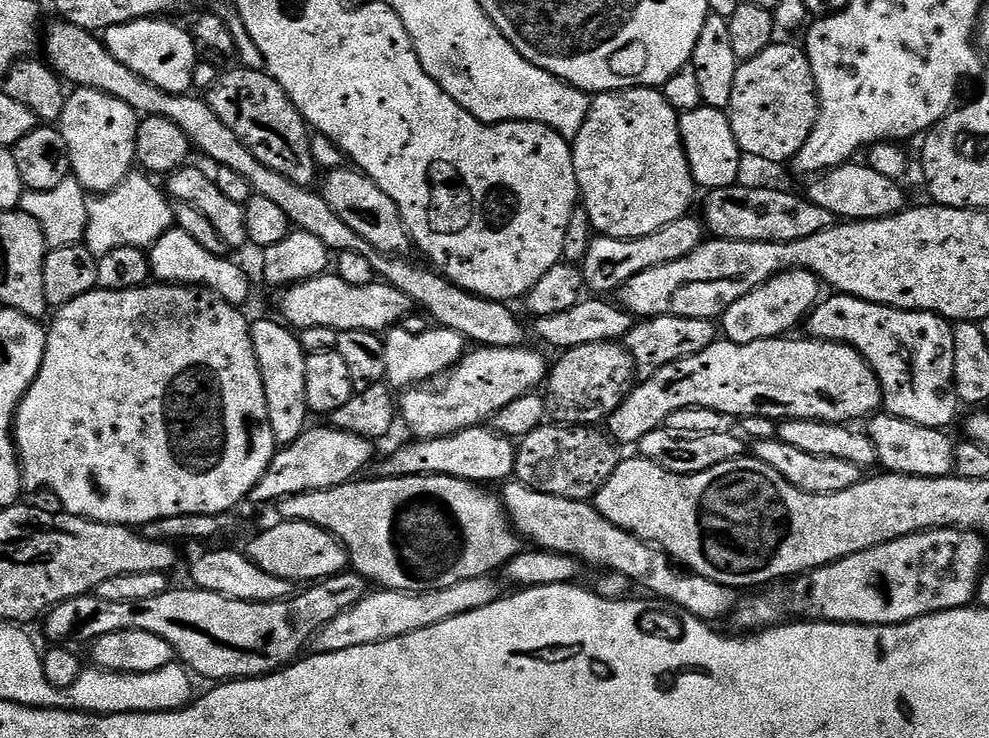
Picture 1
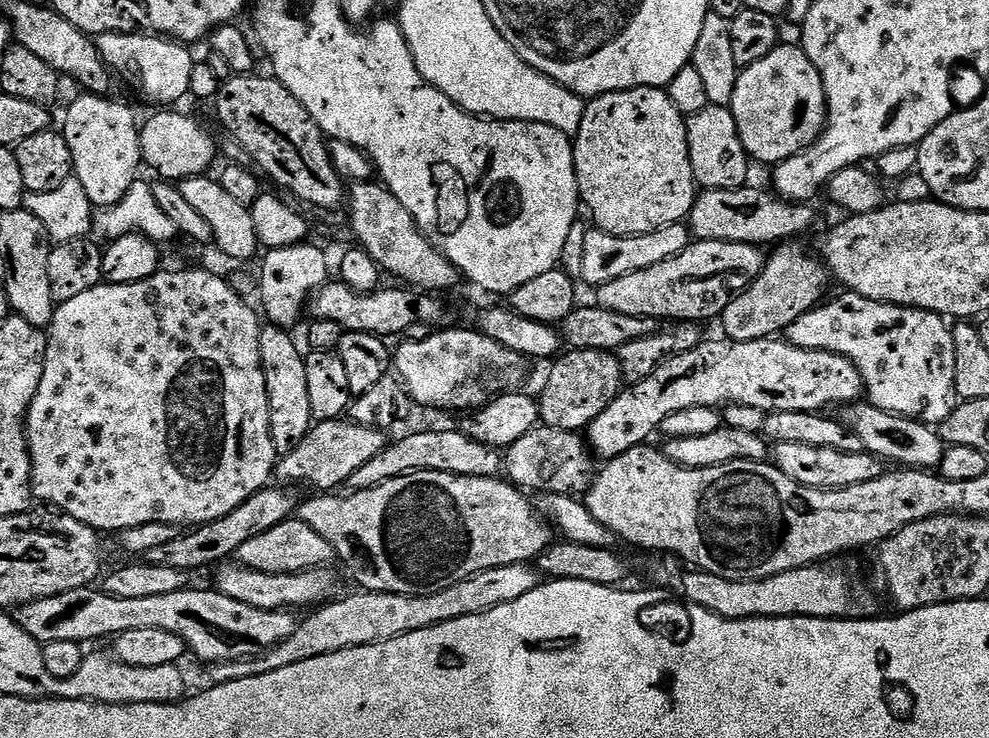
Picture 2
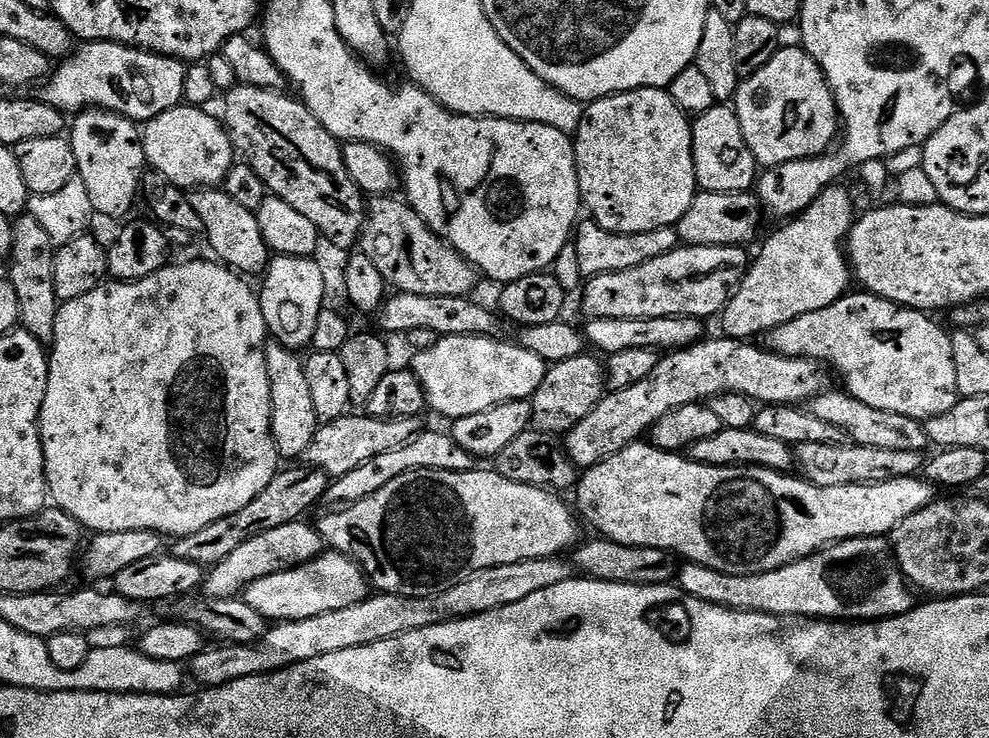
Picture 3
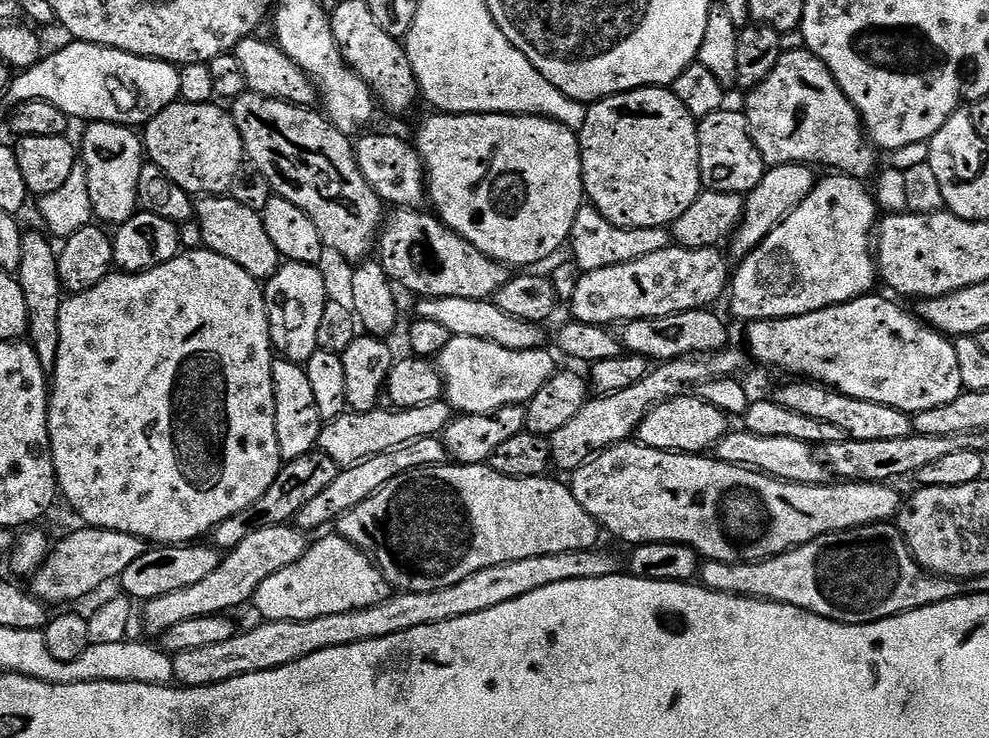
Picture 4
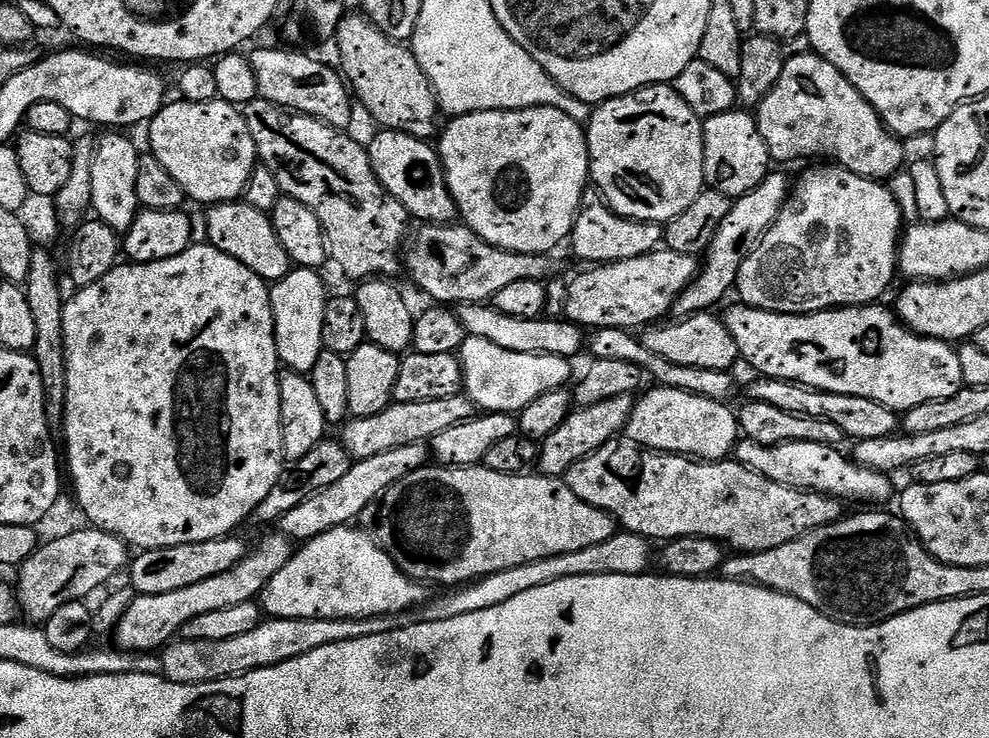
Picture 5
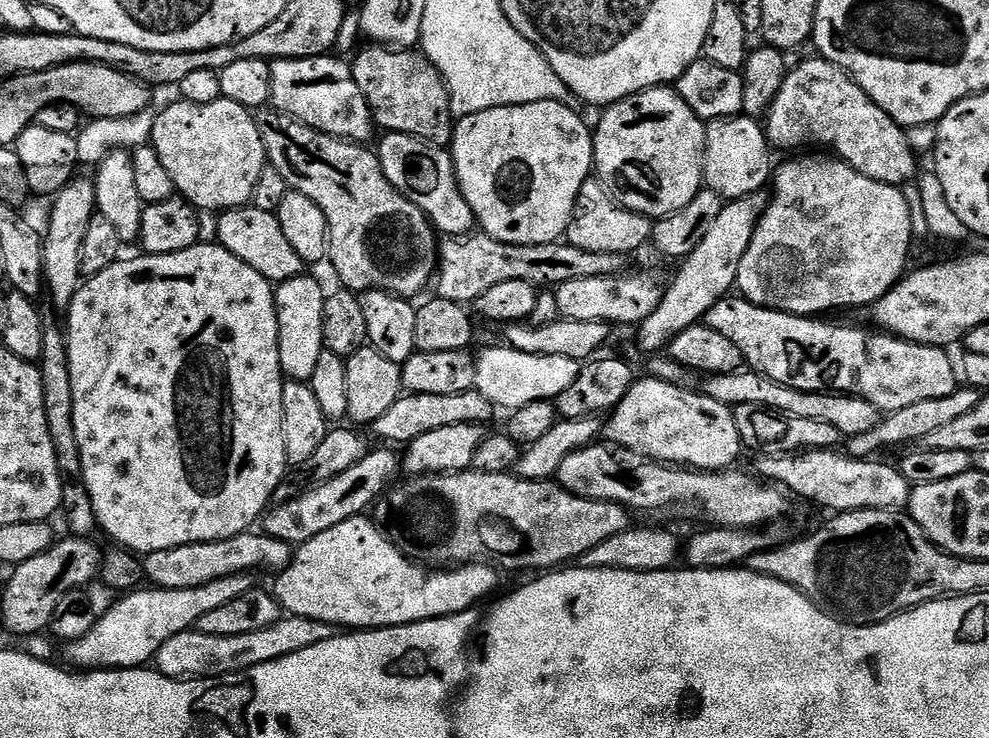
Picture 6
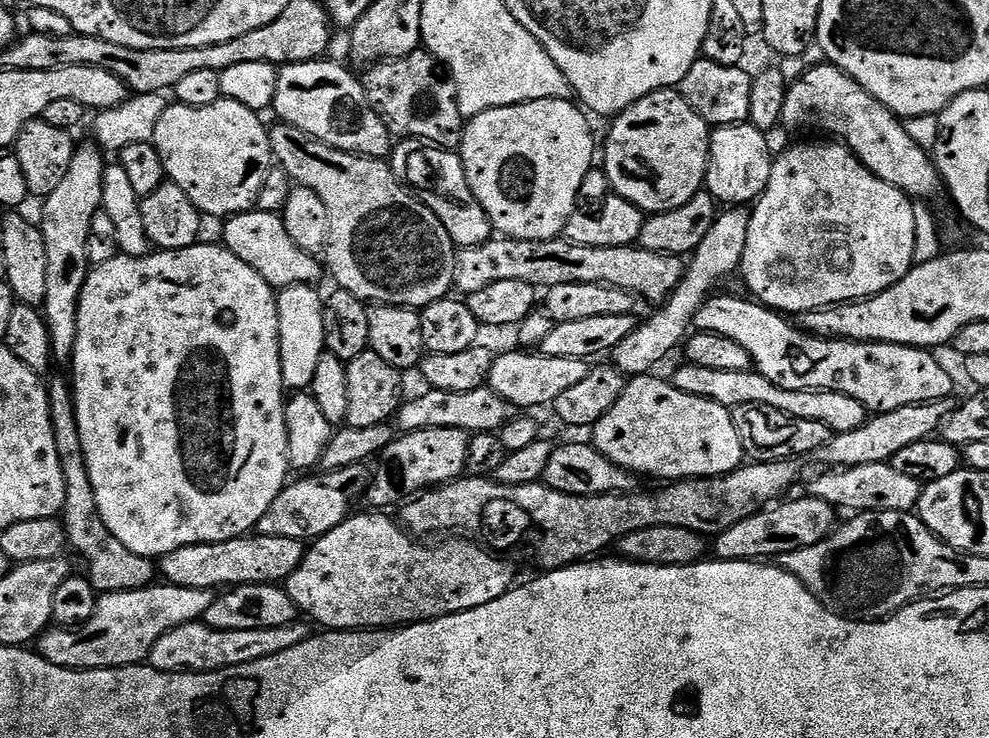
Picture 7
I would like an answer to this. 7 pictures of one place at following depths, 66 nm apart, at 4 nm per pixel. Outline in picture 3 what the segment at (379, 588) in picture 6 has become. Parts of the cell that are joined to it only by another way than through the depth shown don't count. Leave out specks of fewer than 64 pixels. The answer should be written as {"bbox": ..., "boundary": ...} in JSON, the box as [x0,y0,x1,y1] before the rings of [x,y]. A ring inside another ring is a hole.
{"bbox":[242,550,370,622],"boundary":[[[325,550],[302,566],[282,570],[282,574],[258,578],[258,582],[244,589],[242,599],[258,614],[262,614],[265,621],[283,622],[330,614],[330,610],[346,610],[346,606],[354,606],[368,595],[370,585],[364,571],[341,552]]]}

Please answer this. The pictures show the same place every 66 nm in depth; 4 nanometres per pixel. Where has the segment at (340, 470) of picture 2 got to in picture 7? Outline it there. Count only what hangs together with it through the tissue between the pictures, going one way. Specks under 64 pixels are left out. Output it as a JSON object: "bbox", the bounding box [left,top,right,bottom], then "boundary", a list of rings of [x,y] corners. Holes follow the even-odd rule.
{"bbox":[394,386,513,434],"boundary":[[[489,386],[465,392],[447,392],[433,388],[424,390],[421,396],[416,396],[413,400],[405,399],[394,417],[394,424],[401,433],[417,432],[423,428],[457,428],[469,434],[499,433],[501,426],[513,415],[513,405]]]}

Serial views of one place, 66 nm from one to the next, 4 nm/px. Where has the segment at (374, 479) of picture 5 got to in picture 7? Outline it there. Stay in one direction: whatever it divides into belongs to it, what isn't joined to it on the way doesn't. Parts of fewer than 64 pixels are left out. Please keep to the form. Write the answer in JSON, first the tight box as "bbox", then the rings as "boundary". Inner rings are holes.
{"bbox":[255,464,370,542],"boundary":[[[364,464],[346,466],[337,472],[324,472],[320,476],[308,474],[303,478],[293,479],[284,485],[284,489],[270,502],[270,510],[262,514],[262,518],[255,526],[255,531],[261,536],[273,536],[274,538],[294,538],[305,542],[314,542],[320,536],[324,536],[334,526],[347,520],[350,515],[352,503],[356,496],[365,495],[370,472]]]}

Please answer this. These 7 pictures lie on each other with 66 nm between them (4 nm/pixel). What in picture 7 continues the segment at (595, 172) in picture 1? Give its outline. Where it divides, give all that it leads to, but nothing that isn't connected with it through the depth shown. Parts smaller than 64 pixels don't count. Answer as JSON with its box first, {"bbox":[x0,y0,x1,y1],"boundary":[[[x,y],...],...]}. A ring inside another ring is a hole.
{"bbox":[602,90,710,214],"boundary":[[[665,90],[663,92],[651,92],[646,98],[642,98],[638,102],[634,102],[625,112],[621,112],[619,116],[611,121],[612,129],[608,132],[608,141],[602,144],[602,160],[604,156],[604,164],[602,171],[608,176],[612,189],[618,194],[622,194],[622,198],[626,198],[626,202],[634,202],[634,206],[641,208],[645,214],[655,214],[657,212],[669,212],[670,210],[678,210],[678,206],[686,206],[686,202],[690,202],[690,198],[694,198],[705,187],[706,177],[708,174],[708,141],[710,139],[710,125],[702,119],[688,103],[684,97],[676,90]]]}

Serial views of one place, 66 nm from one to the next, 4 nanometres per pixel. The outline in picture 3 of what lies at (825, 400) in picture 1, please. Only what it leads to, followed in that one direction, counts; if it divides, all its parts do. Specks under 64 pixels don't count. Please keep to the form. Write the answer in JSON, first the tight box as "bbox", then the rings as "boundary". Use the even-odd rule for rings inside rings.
{"bbox":[563,338,829,469],"boundary":[[[705,338],[689,348],[669,351],[661,355],[658,366],[645,380],[627,390],[605,394],[598,406],[563,437],[563,446],[577,469],[598,466],[598,462],[618,454],[618,450],[643,441],[663,416],[687,404],[708,402],[724,392],[736,392],[761,405],[800,406],[829,387],[829,373],[819,360],[780,356],[764,346],[755,348],[752,342],[719,339]]]}

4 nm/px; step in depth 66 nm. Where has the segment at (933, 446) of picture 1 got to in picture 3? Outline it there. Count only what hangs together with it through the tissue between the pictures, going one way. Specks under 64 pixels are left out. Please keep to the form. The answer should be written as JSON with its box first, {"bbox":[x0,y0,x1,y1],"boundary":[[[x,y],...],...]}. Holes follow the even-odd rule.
{"bbox":[810,390,929,450],"boundary":[[[825,390],[810,401],[810,410],[822,422],[830,422],[830,426],[838,426],[851,443],[862,446],[882,446],[883,448],[914,448],[924,450],[929,447],[928,435],[921,421],[906,418],[902,414],[890,414],[886,410],[874,410],[874,406],[866,406],[866,402],[858,402],[848,391],[832,392]]]}

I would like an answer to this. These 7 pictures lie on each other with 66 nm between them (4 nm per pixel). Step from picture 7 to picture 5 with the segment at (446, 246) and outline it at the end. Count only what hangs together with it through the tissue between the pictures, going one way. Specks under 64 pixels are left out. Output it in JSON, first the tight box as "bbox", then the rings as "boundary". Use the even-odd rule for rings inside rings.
{"bbox":[242,98,408,282],"boundary":[[[259,98],[243,105],[242,111],[250,126],[259,163],[271,170],[278,178],[281,193],[314,210],[328,241],[331,263],[337,264],[350,279],[363,282],[369,278],[384,278],[388,272],[401,271],[404,235],[408,232],[408,211],[378,182],[370,166],[368,149],[363,143],[351,140],[339,128],[332,128],[313,116],[301,116],[276,107],[268,100]]]}

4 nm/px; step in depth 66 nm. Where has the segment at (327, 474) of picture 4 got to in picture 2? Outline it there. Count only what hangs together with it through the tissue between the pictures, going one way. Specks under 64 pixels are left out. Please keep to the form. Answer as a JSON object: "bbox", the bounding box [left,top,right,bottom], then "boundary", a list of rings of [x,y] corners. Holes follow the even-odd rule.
{"bbox":[146,486,302,574],"boundary":[[[265,486],[260,489],[260,491],[256,492],[254,495],[252,495],[250,498],[246,498],[246,502],[242,502],[242,506],[238,506],[234,510],[230,510],[230,514],[226,514],[222,518],[218,518],[214,522],[210,522],[209,524],[201,524],[199,526],[193,527],[191,530],[185,531],[182,535],[180,535],[178,538],[174,538],[174,542],[165,542],[163,546],[157,546],[155,550],[150,550],[146,553],[146,560],[147,563],[153,564],[154,566],[170,566],[171,568],[176,568],[180,572],[185,574],[191,574],[191,572],[196,572],[199,570],[200,567],[203,566],[203,564],[216,564],[219,565],[221,562],[219,560],[224,560],[229,556],[229,558],[235,557],[236,552],[240,547],[246,543],[250,542],[250,538],[258,538],[258,534],[266,534],[266,530],[270,530],[274,526],[278,526],[282,523],[283,520],[289,519],[299,509],[301,503],[302,503],[302,496],[299,496],[297,489],[292,486],[275,486],[276,488],[272,488],[273,486]]]}

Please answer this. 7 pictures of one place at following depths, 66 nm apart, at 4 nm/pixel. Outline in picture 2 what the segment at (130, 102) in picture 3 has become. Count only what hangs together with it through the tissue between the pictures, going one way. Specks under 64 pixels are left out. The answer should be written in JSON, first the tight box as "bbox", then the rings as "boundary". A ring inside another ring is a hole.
{"bbox":[95,32,194,106],"boundary":[[[107,32],[95,37],[96,49],[117,77],[120,76],[136,92],[156,106],[176,106],[183,96],[189,95],[190,70],[194,63],[189,49],[183,43],[159,34]]]}

